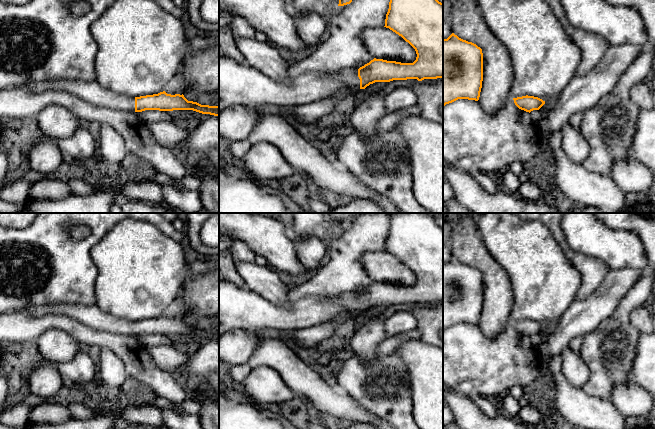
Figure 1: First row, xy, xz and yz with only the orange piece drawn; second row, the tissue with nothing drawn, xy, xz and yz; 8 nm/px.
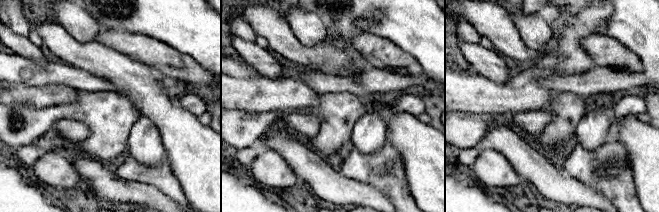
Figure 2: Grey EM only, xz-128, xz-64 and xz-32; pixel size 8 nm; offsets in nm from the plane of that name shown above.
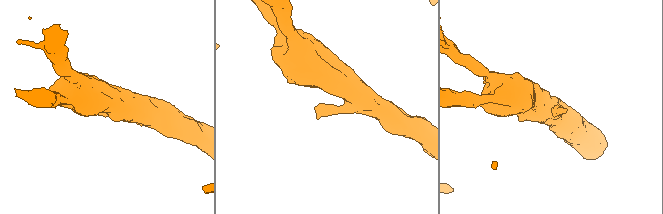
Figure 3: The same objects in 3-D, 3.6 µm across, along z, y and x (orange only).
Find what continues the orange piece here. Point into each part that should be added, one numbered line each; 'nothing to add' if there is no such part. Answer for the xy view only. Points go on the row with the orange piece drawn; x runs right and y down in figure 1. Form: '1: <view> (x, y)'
1: xy (92, 92)

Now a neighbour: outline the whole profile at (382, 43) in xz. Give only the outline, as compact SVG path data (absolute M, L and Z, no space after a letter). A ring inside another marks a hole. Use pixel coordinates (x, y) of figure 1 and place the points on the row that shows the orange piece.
M367 28L361 32L361 39L373 58L401 63L416 60L415 49L389 28Z

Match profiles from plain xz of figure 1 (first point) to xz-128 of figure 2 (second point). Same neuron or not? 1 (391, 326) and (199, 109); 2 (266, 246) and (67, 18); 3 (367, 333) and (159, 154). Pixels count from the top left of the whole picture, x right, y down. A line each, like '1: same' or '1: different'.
1: same
2: different
3: same

